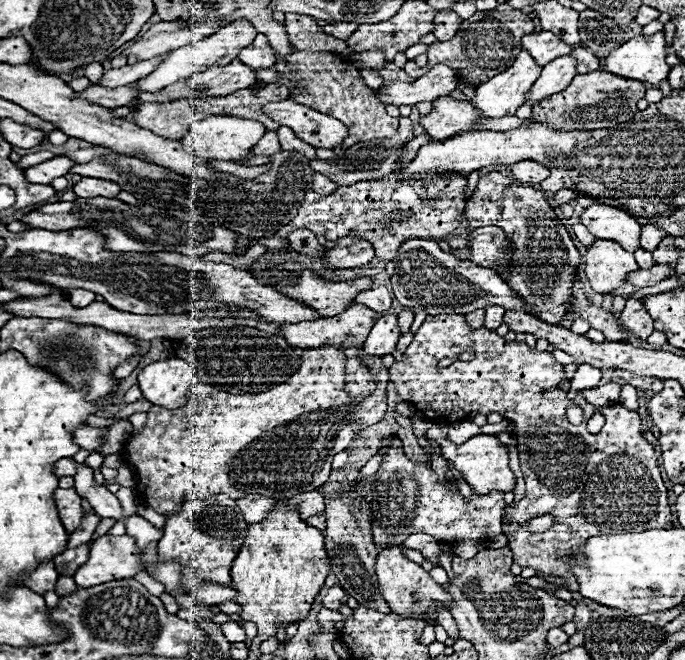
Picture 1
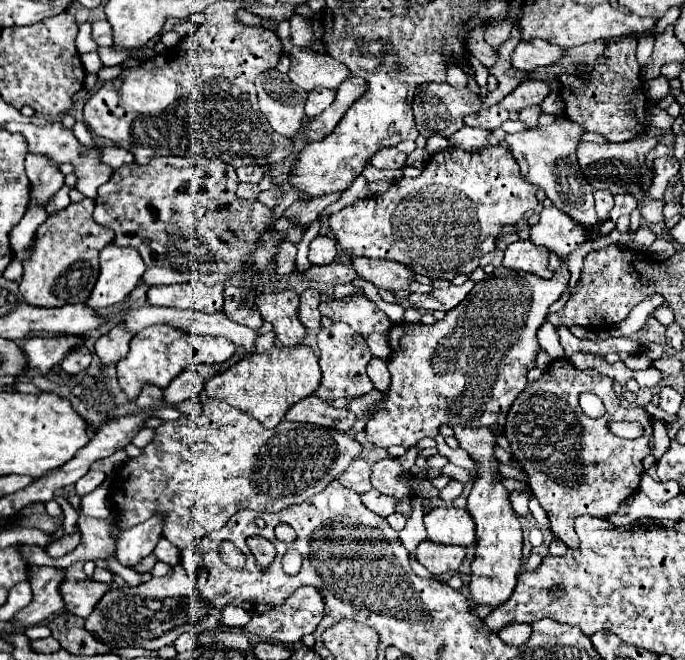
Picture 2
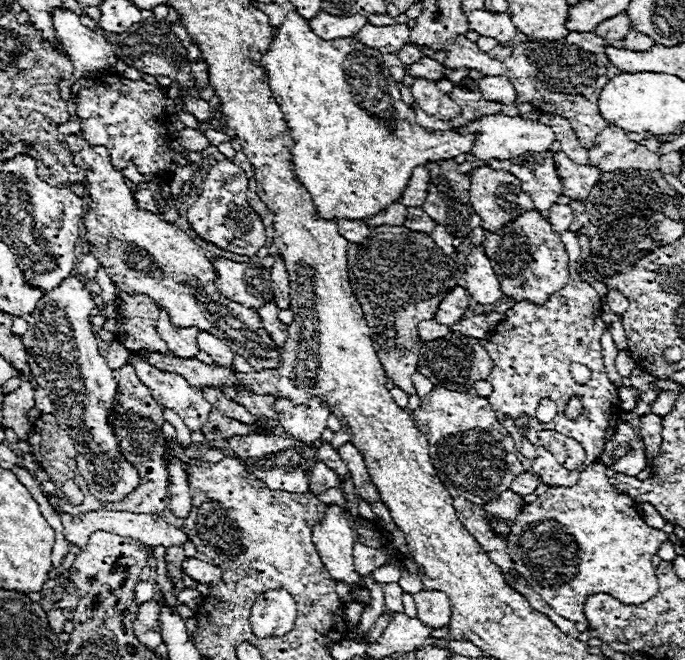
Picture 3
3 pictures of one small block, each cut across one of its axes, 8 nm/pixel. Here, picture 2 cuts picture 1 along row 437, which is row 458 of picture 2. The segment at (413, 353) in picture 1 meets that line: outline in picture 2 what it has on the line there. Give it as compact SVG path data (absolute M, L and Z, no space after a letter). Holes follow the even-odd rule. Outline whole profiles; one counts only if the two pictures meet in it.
M558 360L558 376L544 374L540 380L526 384L524 392L514 400L508 412L508 418L506 418L506 428L504 428L504 434L512 448L512 456L524 468L526 478L528 478L528 488L532 490L540 506L546 510L554 536L560 538L570 548L578 548L578 540L574 532L576 516L594 514L596 518L606 518L610 514L616 514L622 500L626 500L630 494L636 492L640 476L644 474L642 460L650 454L650 432L652 432L650 414L642 406L638 406L638 410L624 408L620 398L614 392L612 378L598 374L596 370L588 370L588 372L576 370L566 360ZM582 392L594 392L594 394L598 392L598 396L602 398L606 406L606 414L600 418L586 416L578 404L578 398ZM608 420L638 420L644 426L644 436L634 438L634 440L614 436L608 430Z

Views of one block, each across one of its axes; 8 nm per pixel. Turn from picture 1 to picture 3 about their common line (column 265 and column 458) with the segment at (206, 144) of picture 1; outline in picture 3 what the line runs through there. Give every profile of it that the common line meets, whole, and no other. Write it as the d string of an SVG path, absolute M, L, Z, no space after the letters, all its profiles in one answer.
M494 114L494 116L486 116L486 118L478 118L474 122L468 122L460 128L454 128L454 132L458 134L474 134L476 136L476 142L472 146L472 156L480 158L480 160L508 160L508 158L516 158L524 152L544 152L544 150L550 150L552 142L554 142L554 132L540 124L538 120L524 120L520 116L516 118L508 118L504 114Z

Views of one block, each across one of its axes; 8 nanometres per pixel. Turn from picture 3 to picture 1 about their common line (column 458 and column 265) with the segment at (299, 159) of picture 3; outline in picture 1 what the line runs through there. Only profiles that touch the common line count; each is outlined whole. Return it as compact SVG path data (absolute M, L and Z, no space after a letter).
M266 132L264 138L252 148L252 154L264 154L264 156L272 156L276 154L280 148L280 142L278 142L278 132Z

